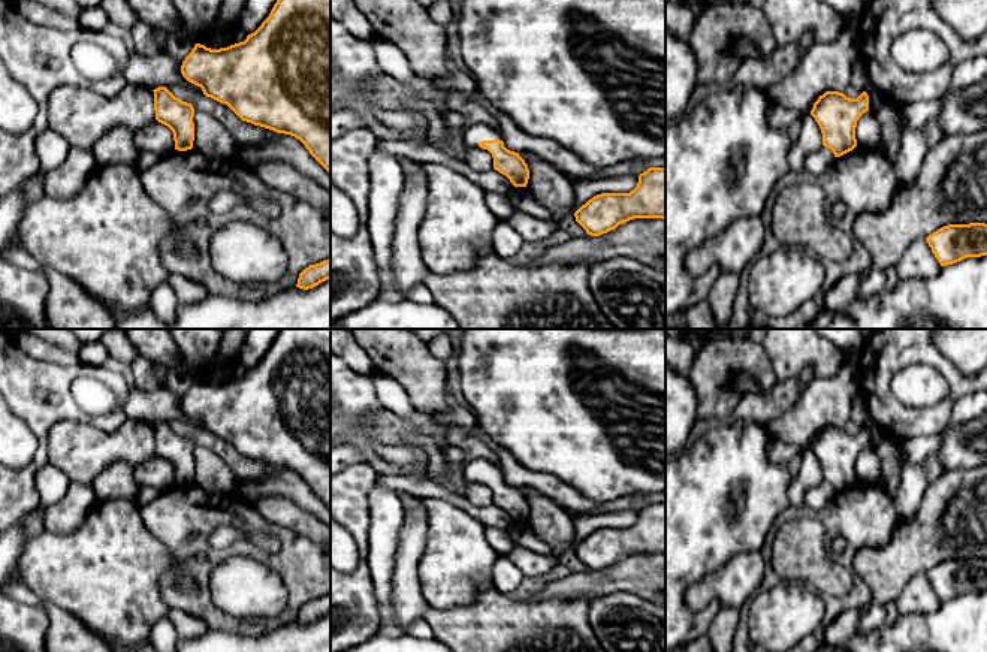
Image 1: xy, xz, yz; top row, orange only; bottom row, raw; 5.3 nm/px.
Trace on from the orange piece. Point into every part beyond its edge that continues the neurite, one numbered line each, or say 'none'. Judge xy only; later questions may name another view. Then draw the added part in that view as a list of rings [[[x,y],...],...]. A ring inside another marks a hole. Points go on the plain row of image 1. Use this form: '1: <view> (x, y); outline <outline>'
1: xy (156, 471); outline [[[157,455],[133,467],[135,480],[139,485],[150,485],[160,490],[175,485],[172,465]]]

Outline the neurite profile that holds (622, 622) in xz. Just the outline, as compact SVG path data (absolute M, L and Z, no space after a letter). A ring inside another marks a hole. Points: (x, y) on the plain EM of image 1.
M639 595L591 598L588 621L606 652L665 652L665 609Z

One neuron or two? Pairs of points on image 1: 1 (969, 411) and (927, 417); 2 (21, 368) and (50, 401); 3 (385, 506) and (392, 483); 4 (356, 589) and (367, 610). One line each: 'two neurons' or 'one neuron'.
1: two neurons
2: one neuron
3: two neurons
4: one neuron

